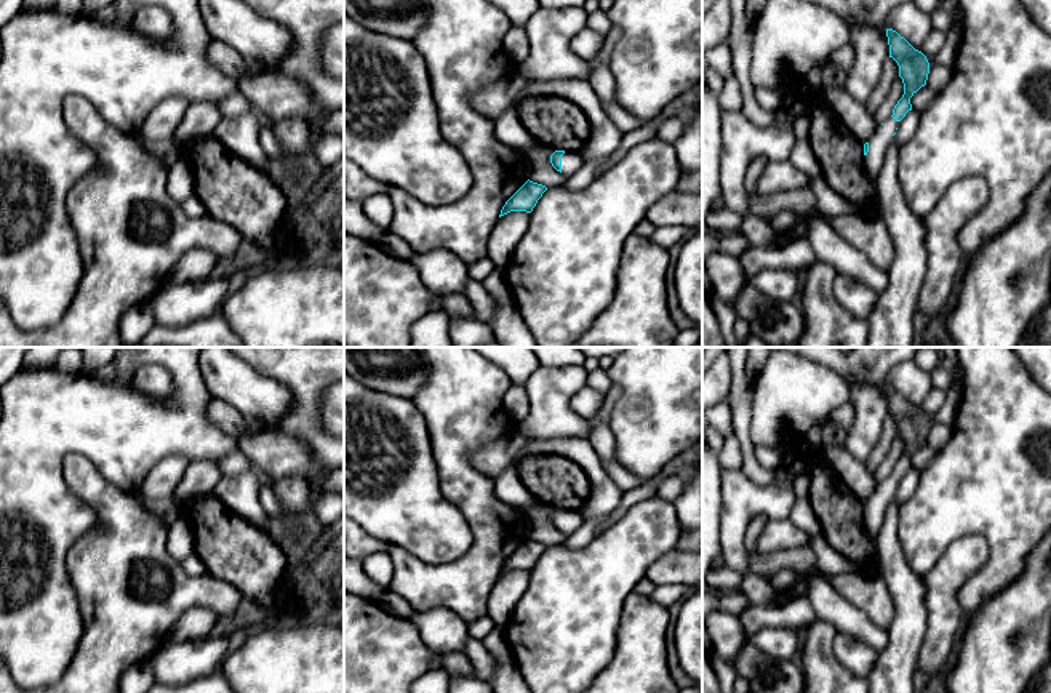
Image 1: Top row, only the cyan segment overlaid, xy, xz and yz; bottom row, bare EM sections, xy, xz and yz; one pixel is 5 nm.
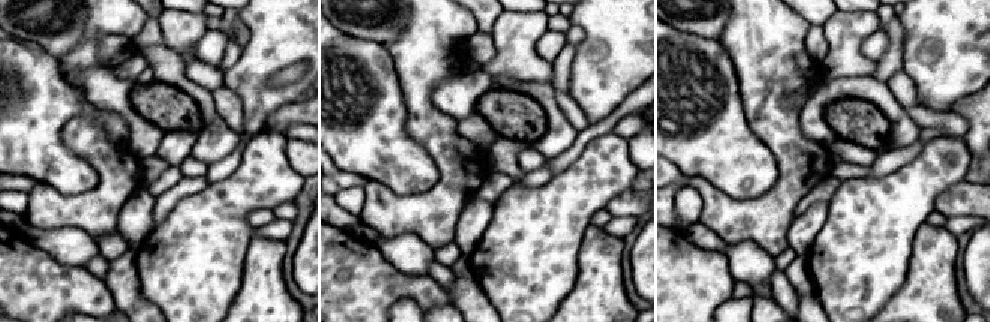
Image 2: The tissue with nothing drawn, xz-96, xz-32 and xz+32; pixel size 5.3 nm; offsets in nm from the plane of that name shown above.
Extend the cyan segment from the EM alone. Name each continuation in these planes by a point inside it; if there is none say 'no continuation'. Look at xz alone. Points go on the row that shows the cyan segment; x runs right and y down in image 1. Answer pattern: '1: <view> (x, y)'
1: xz (571, 162)

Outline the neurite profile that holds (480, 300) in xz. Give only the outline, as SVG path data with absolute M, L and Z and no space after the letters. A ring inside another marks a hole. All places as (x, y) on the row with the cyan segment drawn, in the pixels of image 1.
M469 278L464 286L464 294L470 301L475 318L491 325L494 301L482 282Z

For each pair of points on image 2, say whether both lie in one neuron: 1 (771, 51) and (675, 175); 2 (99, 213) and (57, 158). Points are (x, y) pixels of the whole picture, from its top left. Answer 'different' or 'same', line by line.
1: different
2: different

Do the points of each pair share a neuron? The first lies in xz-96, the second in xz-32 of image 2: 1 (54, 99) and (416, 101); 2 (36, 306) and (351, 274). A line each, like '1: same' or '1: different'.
1: different
2: same

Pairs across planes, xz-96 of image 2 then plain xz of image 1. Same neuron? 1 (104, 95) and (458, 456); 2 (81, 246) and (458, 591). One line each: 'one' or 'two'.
1: two
2: two

